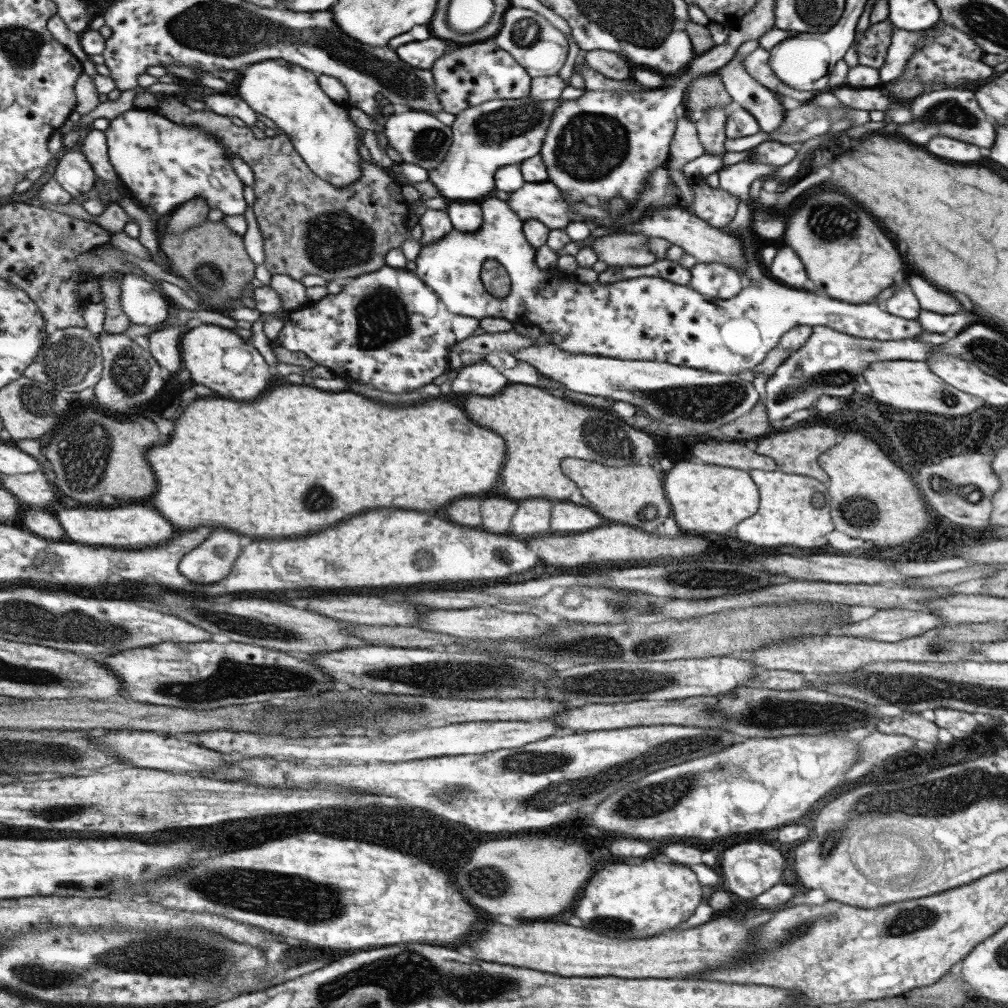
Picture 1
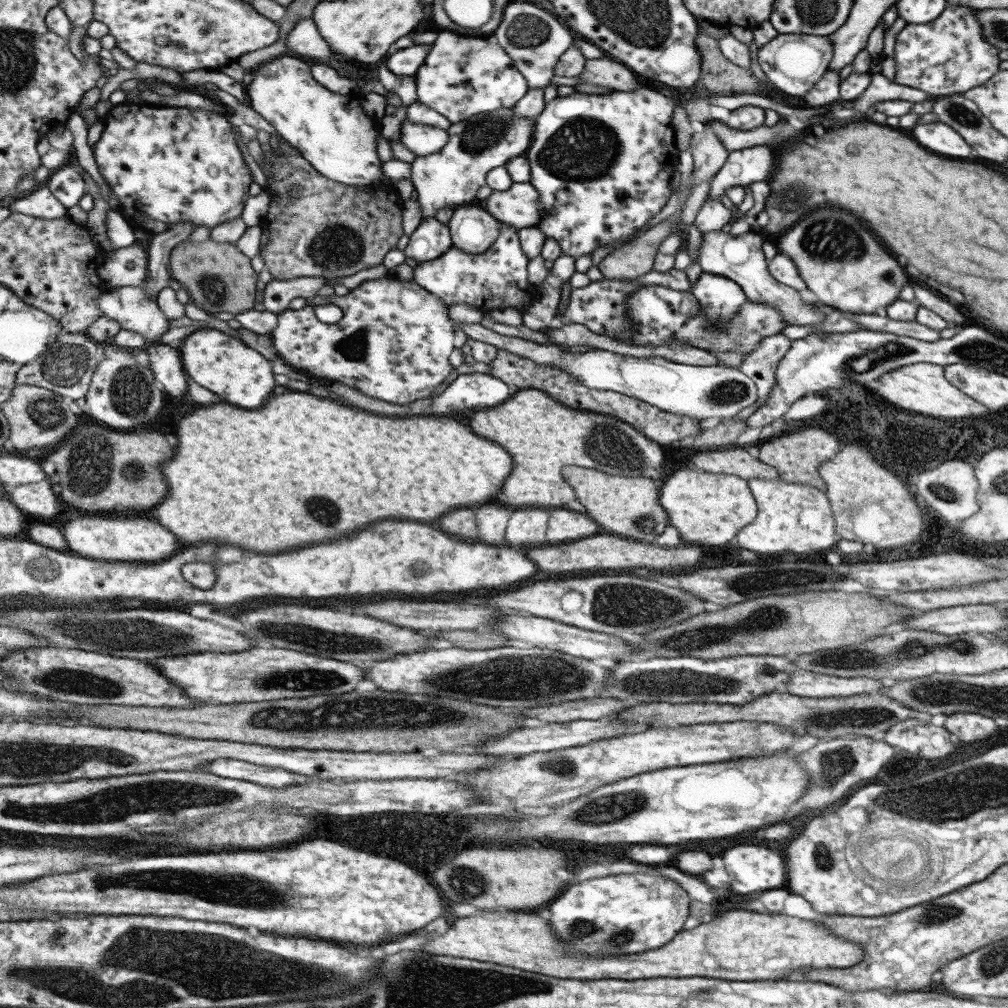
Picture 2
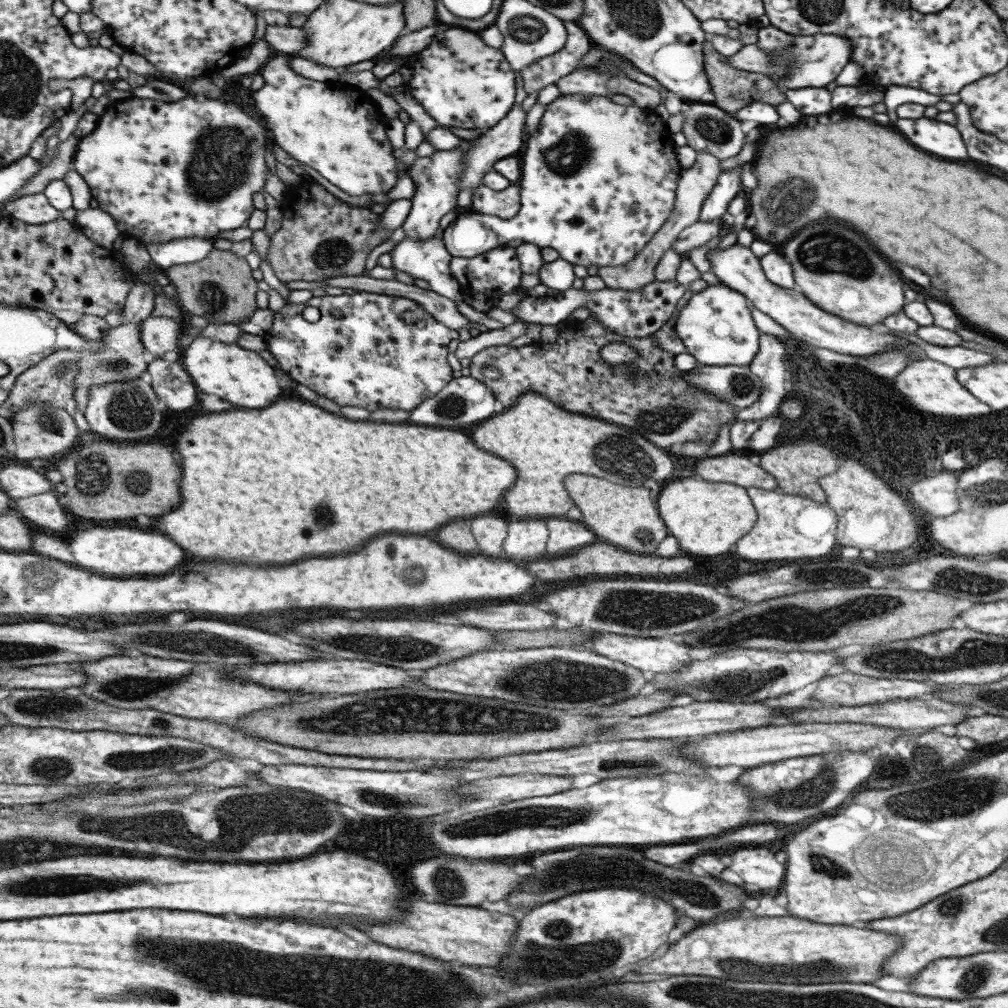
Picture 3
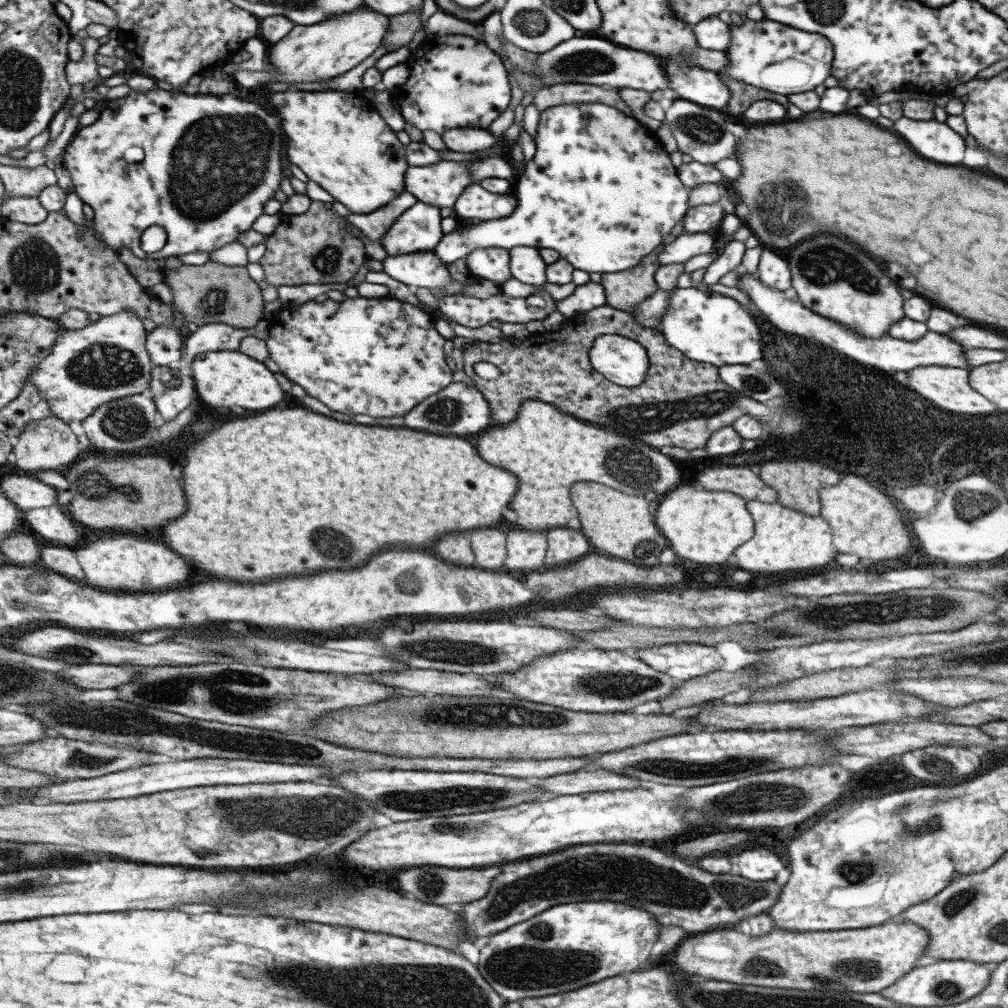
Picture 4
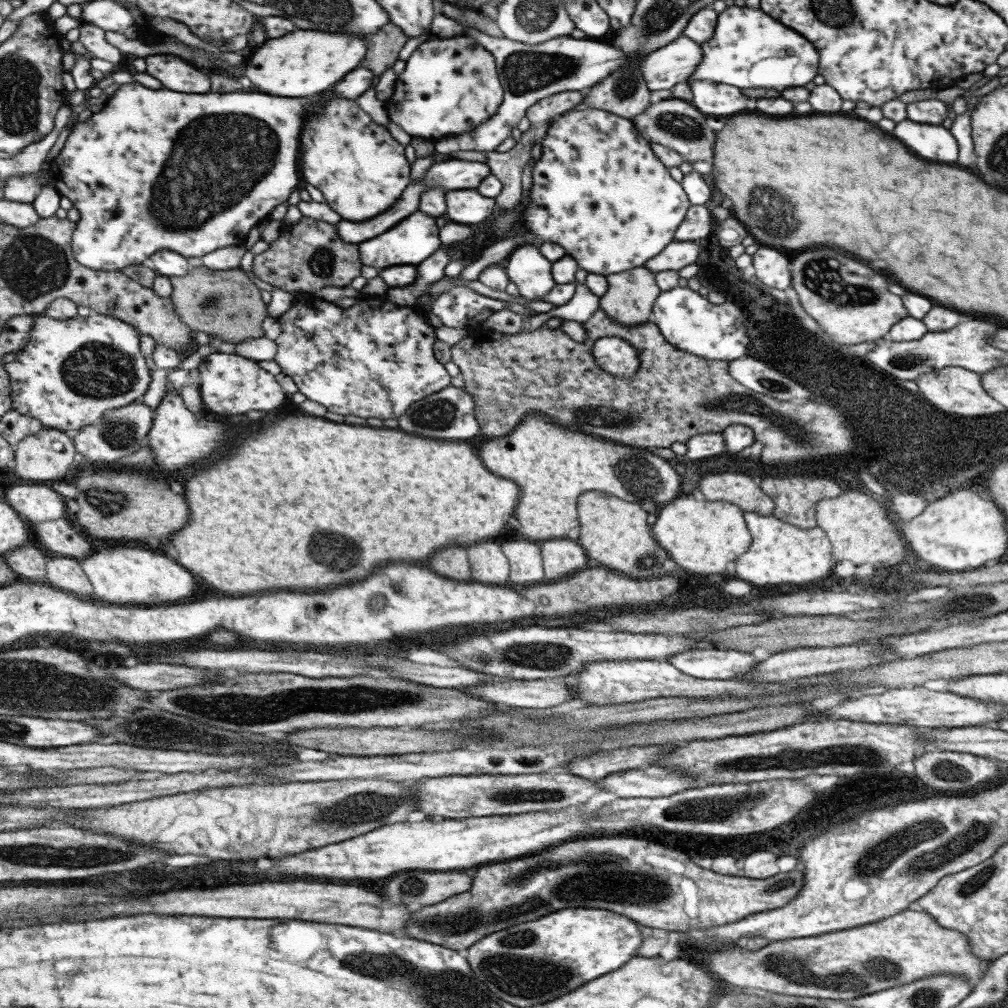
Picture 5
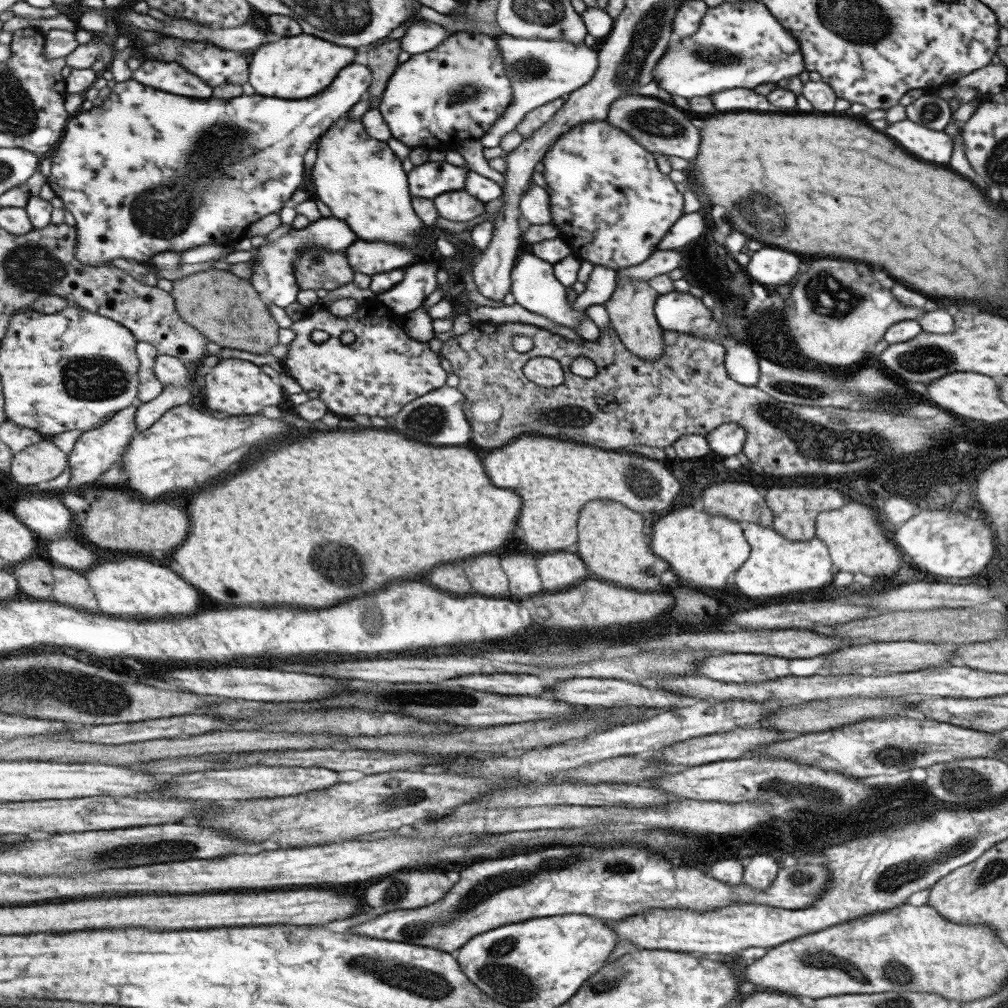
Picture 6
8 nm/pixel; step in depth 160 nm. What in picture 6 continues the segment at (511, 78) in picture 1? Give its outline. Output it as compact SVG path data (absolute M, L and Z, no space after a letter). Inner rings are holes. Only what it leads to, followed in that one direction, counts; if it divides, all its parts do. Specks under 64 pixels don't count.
M461 31L452 33L431 50L412 54L405 62L399 63L391 73L376 107L391 137L405 146L447 151L455 149L463 140L478 139L503 114L510 96L509 81L494 38L483 33Z

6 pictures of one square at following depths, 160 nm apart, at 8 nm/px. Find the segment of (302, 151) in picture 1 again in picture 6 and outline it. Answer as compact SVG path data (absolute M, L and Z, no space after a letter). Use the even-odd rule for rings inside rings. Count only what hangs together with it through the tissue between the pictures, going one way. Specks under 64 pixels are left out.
M343 115L338 120L335 120L326 134L322 135L317 142L317 158L311 170L308 172L308 176L314 184L316 196L326 205L326 208L330 212L331 216L345 221L348 224L348 227L355 233L357 239L364 241L381 241L407 247L414 253L418 254L418 258L416 258L414 262L419 262L419 258L423 258L422 254L425 250L425 244L423 244L423 242L426 242L427 239L430 240L434 235L434 231L429 226L423 224L420 221L420 218L415 214L415 211L412 209L406 181L406 172L403 172L403 169L401 168L401 161L394 155L394 152L390 149L386 141L380 141L375 137L367 135L364 131L363 124L361 124L359 120L347 120L345 116L346 115Z

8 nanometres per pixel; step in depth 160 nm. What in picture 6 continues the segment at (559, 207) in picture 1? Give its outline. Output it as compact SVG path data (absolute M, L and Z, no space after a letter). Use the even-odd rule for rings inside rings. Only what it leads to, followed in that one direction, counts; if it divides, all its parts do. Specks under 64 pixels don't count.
M464 190L444 192L432 198L432 201L438 216L453 222L467 222L484 212L484 203Z

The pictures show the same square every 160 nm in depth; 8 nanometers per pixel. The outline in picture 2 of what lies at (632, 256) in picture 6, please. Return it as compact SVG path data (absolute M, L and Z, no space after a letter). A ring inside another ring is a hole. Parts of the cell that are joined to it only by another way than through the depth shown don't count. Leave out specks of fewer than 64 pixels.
M637 86L633 91L613 91L610 90L608 94L587 94L573 91L569 95L552 98L550 101L544 103L543 110L535 117L534 127L532 130L532 138L529 146L524 152L523 156L527 159L530 166L529 183L534 186L534 189L540 194L538 201L540 202L540 220L536 226L546 238L553 238L559 243L563 255L572 256L573 258L591 254L595 248L603 246L604 244L619 244L621 242L628 243L635 240L633 232L641 228L643 224L650 218L653 218L661 207L667 202L671 193L669 189L669 178L676 170L677 155L679 151L674 144L674 129L672 128L671 113L675 103L673 99L659 91L654 91L648 87ZM472 204L452 209L447 221L452 246L463 252L482 253L499 234L499 221L485 208Z

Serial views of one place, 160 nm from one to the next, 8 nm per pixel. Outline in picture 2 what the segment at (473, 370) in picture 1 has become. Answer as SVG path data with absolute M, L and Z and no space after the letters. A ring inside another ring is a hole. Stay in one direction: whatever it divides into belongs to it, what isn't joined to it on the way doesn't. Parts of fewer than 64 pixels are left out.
M459 374L453 382L439 394L431 396L431 414L461 414L465 410L491 408L507 400L507 384L489 374Z

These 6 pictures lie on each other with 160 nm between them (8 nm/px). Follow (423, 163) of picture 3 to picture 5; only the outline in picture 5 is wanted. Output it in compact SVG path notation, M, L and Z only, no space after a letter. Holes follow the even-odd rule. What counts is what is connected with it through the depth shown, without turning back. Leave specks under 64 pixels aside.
M419 209L408 214L403 220L379 236L374 236L358 244L362 264L382 269L393 265L418 265L422 260L431 256L440 246L442 245L438 239L438 227L435 225L435 220Z

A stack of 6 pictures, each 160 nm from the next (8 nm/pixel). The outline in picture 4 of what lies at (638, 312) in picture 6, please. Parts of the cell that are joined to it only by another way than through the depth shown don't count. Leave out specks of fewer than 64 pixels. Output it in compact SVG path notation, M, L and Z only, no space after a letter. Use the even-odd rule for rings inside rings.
M681 217L671 228L668 234L669 239L646 254L640 260L639 265L621 272L600 274L599 283L603 287L607 305L631 314L631 309L636 307L639 301L658 288L653 275L654 270L660 265L657 260L658 252L661 252L665 243L684 232L683 221L684 218Z

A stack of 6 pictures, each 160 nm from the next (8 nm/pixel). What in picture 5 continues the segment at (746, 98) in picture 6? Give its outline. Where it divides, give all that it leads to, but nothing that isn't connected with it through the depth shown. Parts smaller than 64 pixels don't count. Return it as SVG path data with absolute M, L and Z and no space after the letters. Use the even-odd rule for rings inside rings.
M696 80L687 85L692 94L692 105L703 114L737 114L747 104L741 92L727 84Z

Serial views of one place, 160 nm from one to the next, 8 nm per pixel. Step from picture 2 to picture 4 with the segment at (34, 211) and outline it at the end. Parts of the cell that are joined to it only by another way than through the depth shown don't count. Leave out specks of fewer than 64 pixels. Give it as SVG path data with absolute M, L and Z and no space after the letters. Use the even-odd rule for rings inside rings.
M11 197L2 206L2 216L28 225L43 222L50 212L38 197Z

